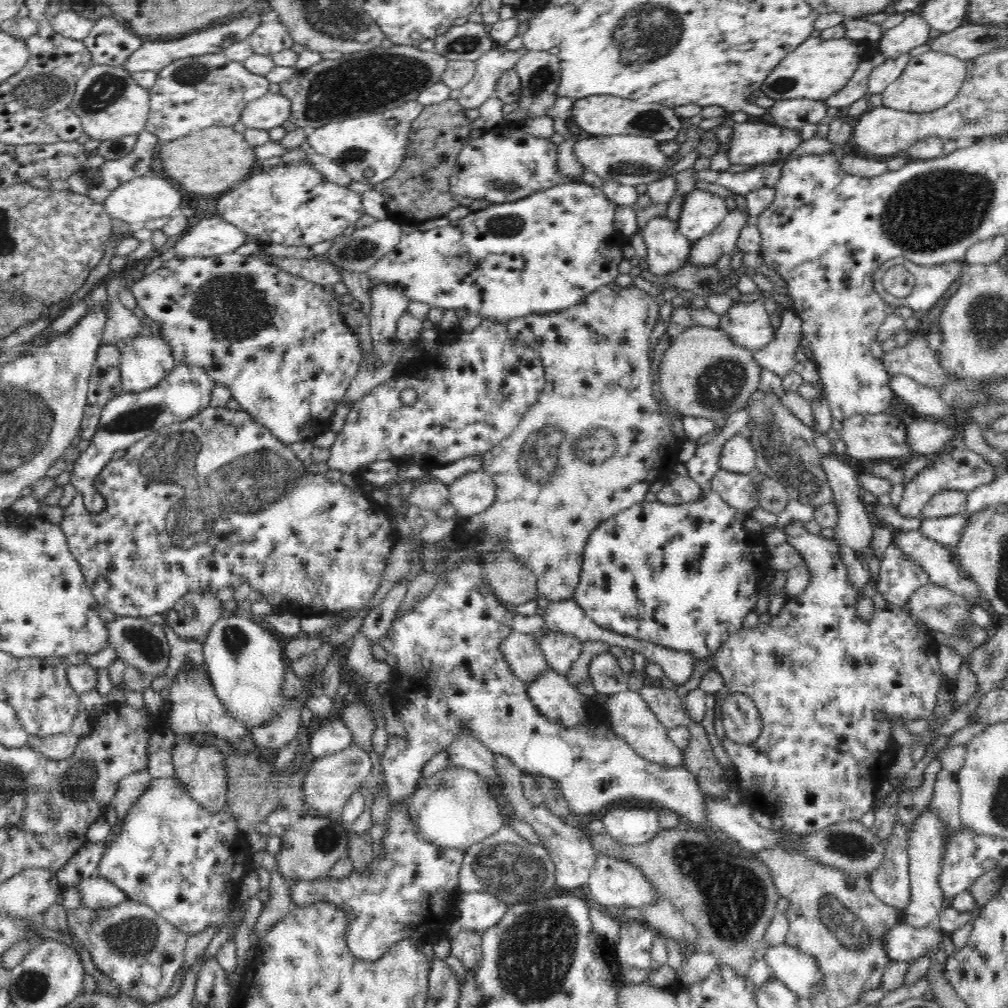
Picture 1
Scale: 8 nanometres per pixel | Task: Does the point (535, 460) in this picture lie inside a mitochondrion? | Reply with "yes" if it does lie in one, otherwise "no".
yes

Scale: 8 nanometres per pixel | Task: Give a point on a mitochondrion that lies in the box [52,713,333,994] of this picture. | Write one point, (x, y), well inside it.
(136, 936)

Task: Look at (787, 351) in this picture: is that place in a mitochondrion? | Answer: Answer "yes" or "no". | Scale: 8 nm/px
no

